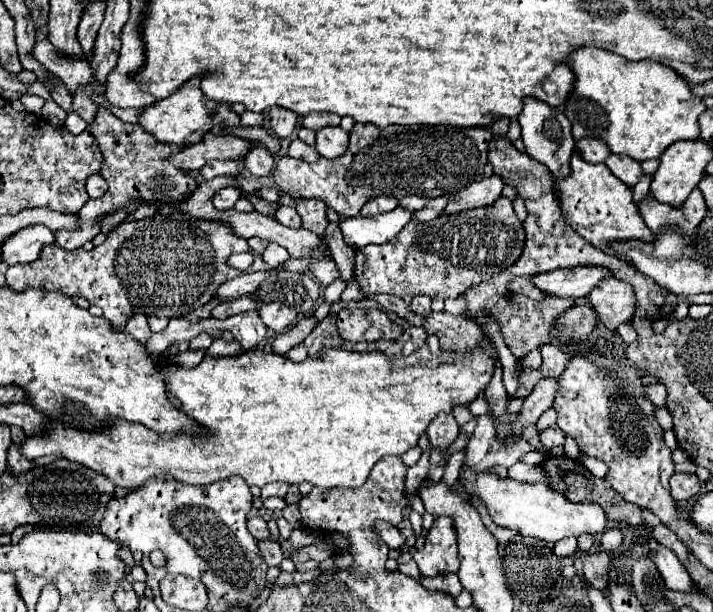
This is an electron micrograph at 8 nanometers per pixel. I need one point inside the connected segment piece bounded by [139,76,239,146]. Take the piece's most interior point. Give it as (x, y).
(183, 119)

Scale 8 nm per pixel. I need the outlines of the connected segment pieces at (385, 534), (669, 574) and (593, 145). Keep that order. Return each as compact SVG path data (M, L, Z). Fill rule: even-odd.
M379 522L377 524L377 534L385 540L385 544L389 546L389 548L393 548L393 550L399 550L403 544L405 544L405 538L399 534L399 530L397 530L397 526L389 526L389 524L385 524L385 522Z
M659 544L659 548L653 554L653 562L667 588L677 590L677 592L697 592L689 574L685 572L685 566L679 562L679 558L675 556L673 550Z
M589 138L577 140L575 150L581 154L581 158L585 162L591 162L591 164L599 164L611 154L609 148L605 148L605 144L601 144L601 140L589 140Z

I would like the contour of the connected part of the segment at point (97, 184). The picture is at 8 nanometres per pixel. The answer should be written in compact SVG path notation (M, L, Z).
M95 174L87 180L87 192L91 198L101 198L107 192L107 182L99 174Z

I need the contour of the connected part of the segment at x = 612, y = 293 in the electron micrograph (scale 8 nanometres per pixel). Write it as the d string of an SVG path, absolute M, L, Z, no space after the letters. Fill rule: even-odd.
M613 276L601 280L601 284L597 284L587 298L589 306L597 312L599 322L603 322L609 330L615 330L621 322L629 322L635 312L633 290L629 284L619 282Z

